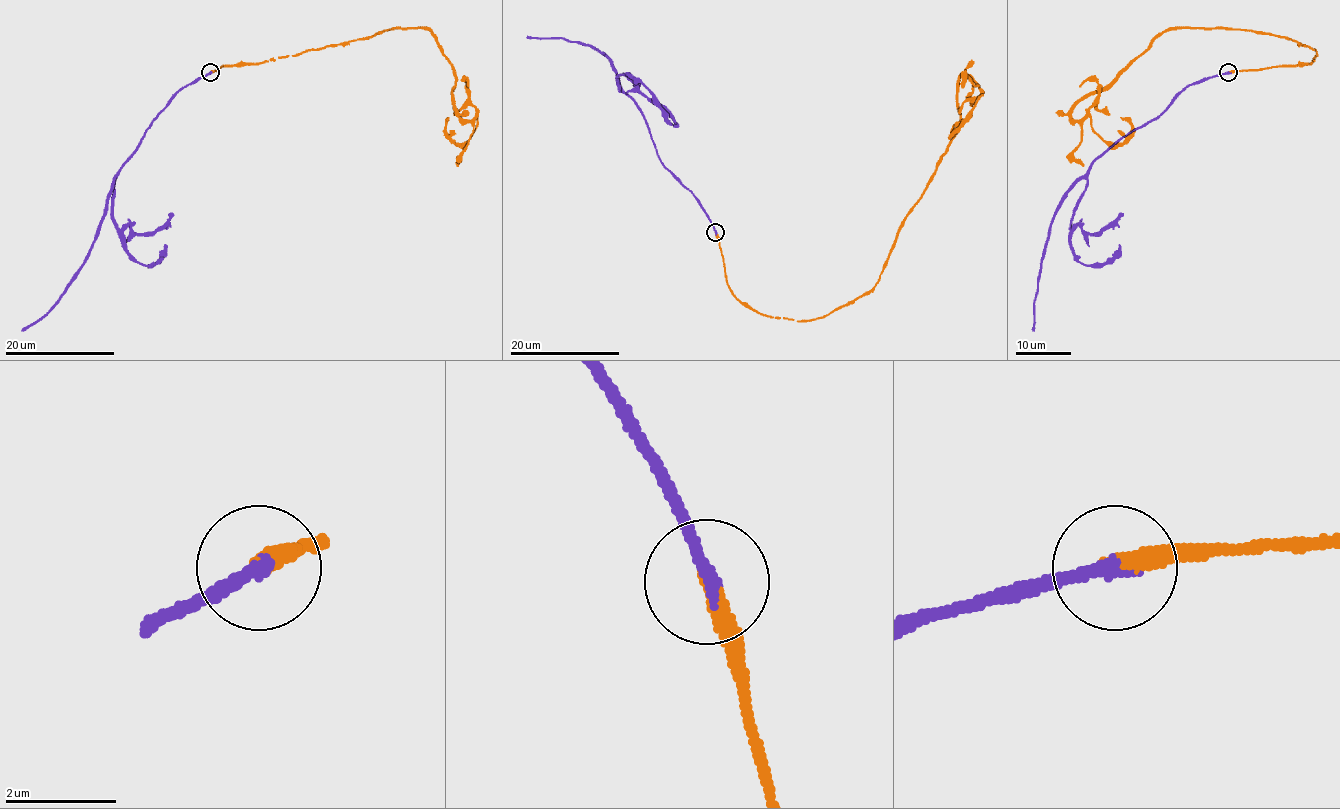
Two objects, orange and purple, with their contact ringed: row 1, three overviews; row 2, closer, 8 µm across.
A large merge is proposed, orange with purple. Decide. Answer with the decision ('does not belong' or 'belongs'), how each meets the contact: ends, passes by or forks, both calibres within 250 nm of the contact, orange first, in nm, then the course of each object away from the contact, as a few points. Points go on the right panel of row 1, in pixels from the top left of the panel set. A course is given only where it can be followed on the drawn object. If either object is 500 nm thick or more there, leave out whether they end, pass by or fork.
belongs; orange ends there; purple ends there; 320 nm thick on the orange side, 260 nm on the other; orange runs (1228, 72), (1311, 62), (1316, 51), (1248, 30), (1169, 28), (1070, 116), (1113, 143), (1131, 130), (1120, 117); purple runs (1228, 72), (1189, 84), (1158, 116), (1109, 146), (1066, 194), (1051, 223), (1033, 304), (1033, 330)

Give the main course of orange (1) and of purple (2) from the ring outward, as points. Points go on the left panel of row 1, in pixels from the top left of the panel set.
1: (211, 72), (427, 28), (452, 67), (452, 105), (466, 120), (477, 117), (465, 143), (445, 130), (448, 117)
2: (211, 72), (186, 84), (156, 116), (117, 174), (95, 241), (76, 278), (55, 304), (21, 330)

